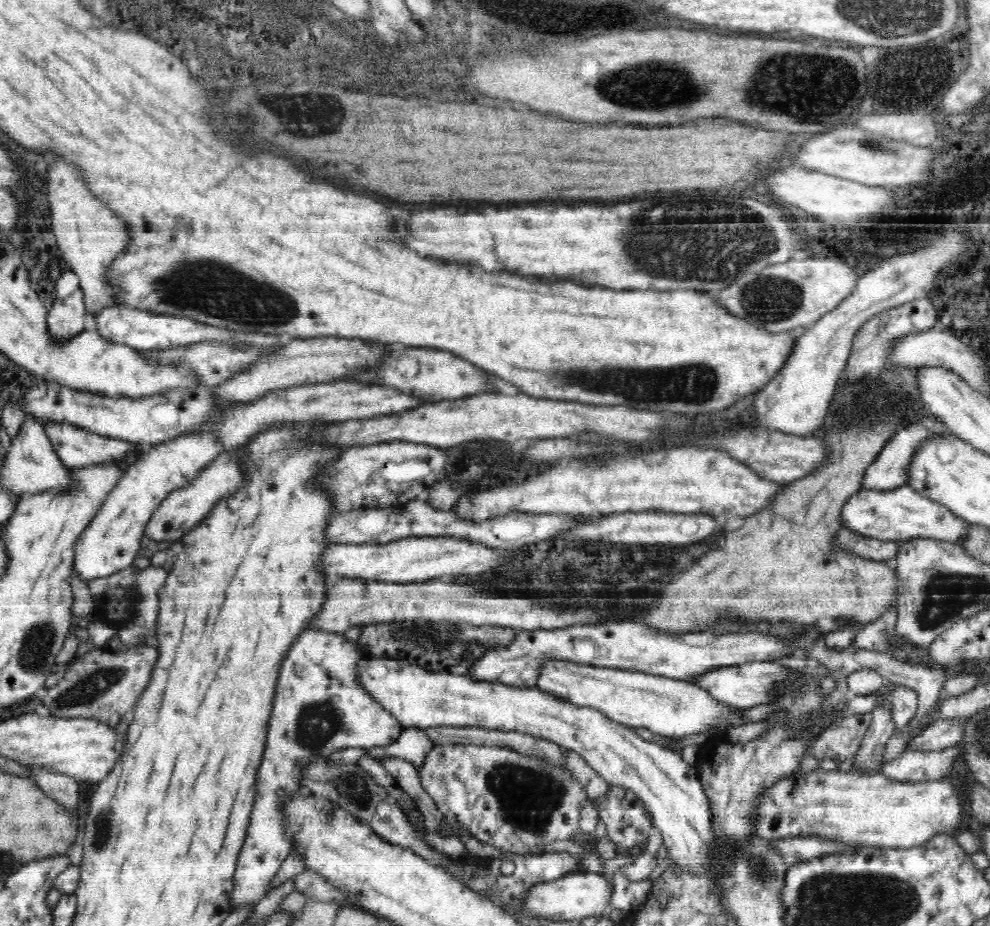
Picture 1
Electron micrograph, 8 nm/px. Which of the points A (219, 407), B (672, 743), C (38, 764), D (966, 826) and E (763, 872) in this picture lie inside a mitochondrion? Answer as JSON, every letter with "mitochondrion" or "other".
{"A":"other","B":"other","C":"other","D":"other","E":"mitochondrion"}

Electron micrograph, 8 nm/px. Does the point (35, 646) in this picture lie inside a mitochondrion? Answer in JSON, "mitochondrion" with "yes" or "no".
{"mitochondrion":"yes"}

